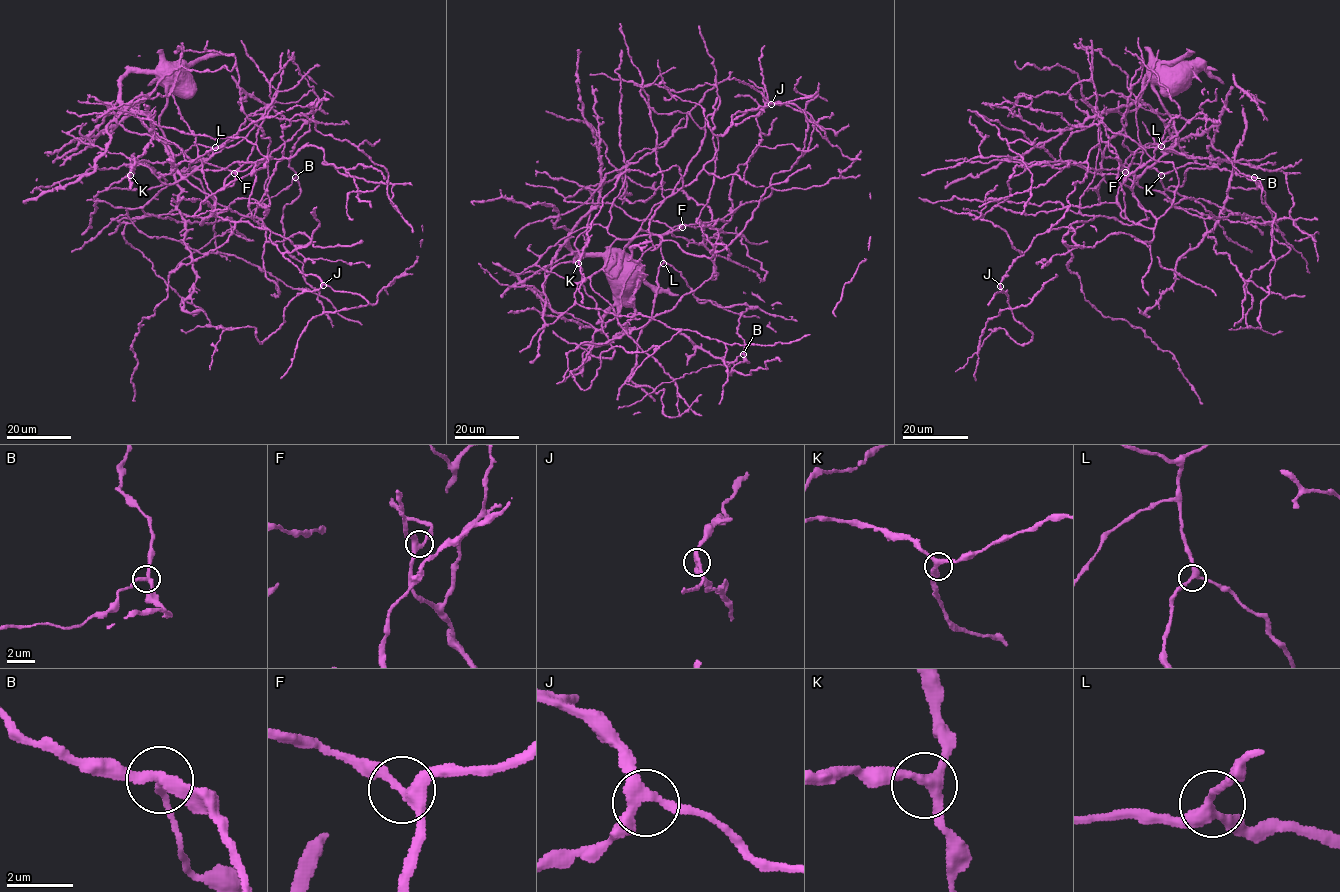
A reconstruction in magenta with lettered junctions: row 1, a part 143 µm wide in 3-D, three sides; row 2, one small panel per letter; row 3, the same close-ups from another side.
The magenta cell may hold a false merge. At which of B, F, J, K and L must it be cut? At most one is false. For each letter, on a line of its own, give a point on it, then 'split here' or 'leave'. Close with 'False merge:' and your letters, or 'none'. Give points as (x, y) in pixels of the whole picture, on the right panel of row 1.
B: at (1254, 177); split here
F: at (1125, 172); leave
J: at (1000, 286); leave
K: at (1161, 175); leave
L: at (1161, 146); leave
False merge: B

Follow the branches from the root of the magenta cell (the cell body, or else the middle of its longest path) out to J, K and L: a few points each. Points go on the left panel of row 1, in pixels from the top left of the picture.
J: (165, 70), (159, 127), (174, 168), (214, 201), (201, 224), (219, 216), (268, 228), (278, 250), (323, 285)
K: (165, 70), (166, 105), (159, 127), (181, 178), (163, 183), (140, 164), (127, 166), (130, 175)
L: (165, 70), (166, 105), (159, 127), (175, 169), (186, 177), (215, 147)

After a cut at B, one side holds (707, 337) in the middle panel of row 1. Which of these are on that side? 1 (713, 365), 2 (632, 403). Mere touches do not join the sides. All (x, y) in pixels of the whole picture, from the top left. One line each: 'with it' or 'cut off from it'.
1: cut off from it
2: cut off from it

